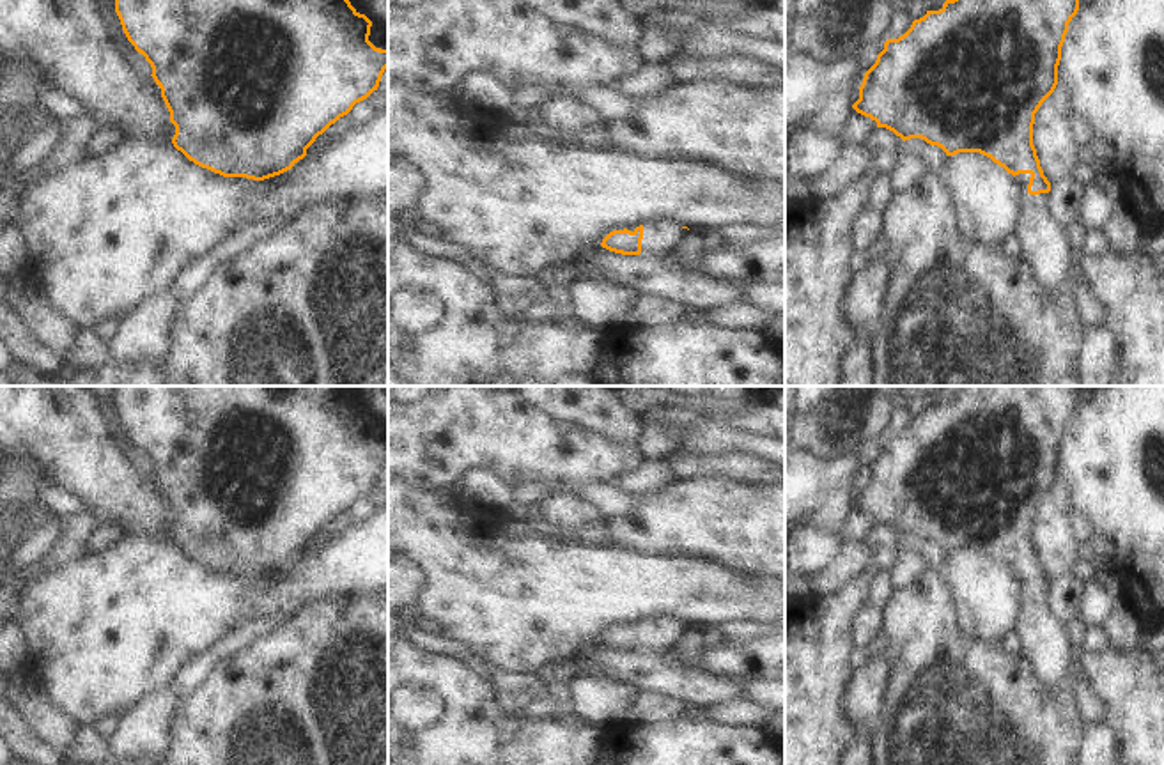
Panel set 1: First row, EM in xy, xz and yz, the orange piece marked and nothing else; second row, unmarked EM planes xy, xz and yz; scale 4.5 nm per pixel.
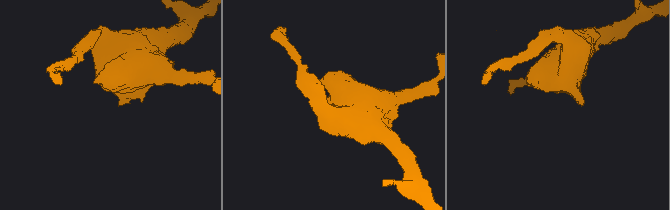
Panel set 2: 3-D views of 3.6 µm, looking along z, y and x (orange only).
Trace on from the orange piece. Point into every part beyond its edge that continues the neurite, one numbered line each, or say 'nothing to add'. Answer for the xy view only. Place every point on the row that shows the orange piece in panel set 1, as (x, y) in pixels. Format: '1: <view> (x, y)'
nothing to add

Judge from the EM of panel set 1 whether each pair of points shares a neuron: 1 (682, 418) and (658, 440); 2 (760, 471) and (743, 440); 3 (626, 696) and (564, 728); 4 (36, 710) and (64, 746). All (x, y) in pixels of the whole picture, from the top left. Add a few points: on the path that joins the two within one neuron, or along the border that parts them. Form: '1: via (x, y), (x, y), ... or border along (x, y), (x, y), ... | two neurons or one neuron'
1: via (677, 424), (663, 438) | one neuron
2: border along (709, 455), (755, 454), (766, 459) | two neurons
3: border along (569, 709), (606, 730) | two neurons
4: via (45, 719), (62, 737) | one neuron

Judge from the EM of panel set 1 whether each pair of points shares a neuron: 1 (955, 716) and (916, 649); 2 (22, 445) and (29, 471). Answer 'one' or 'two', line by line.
1: one
2: two

